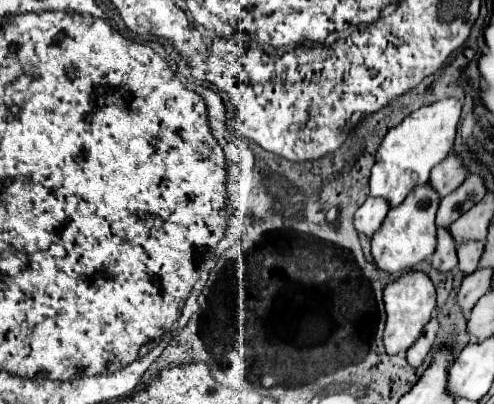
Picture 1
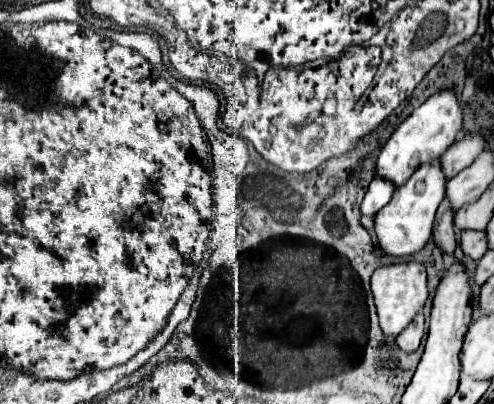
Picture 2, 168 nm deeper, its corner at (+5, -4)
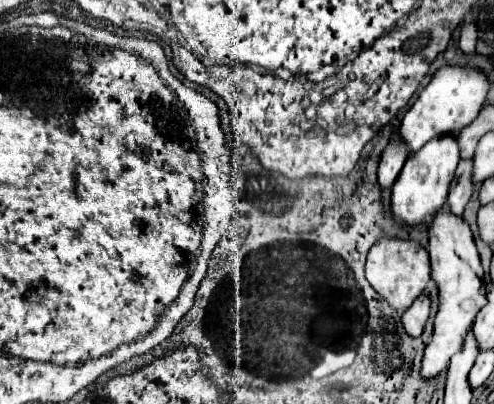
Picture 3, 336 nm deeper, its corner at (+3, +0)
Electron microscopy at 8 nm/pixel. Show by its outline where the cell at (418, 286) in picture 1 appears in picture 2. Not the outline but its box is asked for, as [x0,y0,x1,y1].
[371,262,429,336]

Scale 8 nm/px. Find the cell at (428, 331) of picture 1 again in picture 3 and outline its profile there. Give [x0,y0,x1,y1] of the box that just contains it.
[401,292,431,338]

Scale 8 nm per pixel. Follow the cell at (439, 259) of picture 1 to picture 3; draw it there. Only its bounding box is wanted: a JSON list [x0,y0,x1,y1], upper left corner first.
[447,160,473,216]

